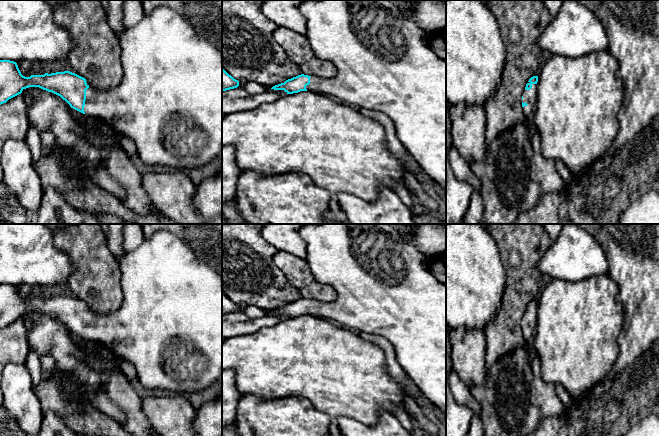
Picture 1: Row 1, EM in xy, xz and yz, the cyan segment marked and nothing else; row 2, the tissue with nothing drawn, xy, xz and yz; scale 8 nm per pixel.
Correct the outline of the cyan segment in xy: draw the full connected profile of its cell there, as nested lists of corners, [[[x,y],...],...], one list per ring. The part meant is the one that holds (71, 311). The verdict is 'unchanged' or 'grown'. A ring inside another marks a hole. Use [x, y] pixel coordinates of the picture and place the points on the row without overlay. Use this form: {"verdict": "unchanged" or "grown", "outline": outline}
{"verdict": "grown", "outline": [[[158,231],[151,237],[145,238],[140,246],[132,251],[126,252],[118,261],[121,273],[123,301],[122,305],[115,312],[109,314],[95,313],[85,302],[70,295],[25,301],[21,298],[16,286],[0,284],[0,329],[21,318],[26,312],[39,311],[60,320],[71,332],[87,340],[93,340],[96,343],[109,347],[120,358],[131,363],[135,368],[141,386],[145,389],[191,393],[204,391],[214,382],[218,381],[219,377],[222,375],[222,276],[219,275],[214,268],[199,260],[182,239],[166,231]]]}

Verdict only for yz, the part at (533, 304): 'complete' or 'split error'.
split error

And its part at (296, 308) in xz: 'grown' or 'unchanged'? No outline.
grown

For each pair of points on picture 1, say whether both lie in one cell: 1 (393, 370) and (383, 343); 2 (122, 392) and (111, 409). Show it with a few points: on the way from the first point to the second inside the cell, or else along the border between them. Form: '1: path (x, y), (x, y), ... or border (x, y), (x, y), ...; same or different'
1: path (391, 363), (389, 350); same
2: border (104, 389), (123, 412), (122, 425); different

